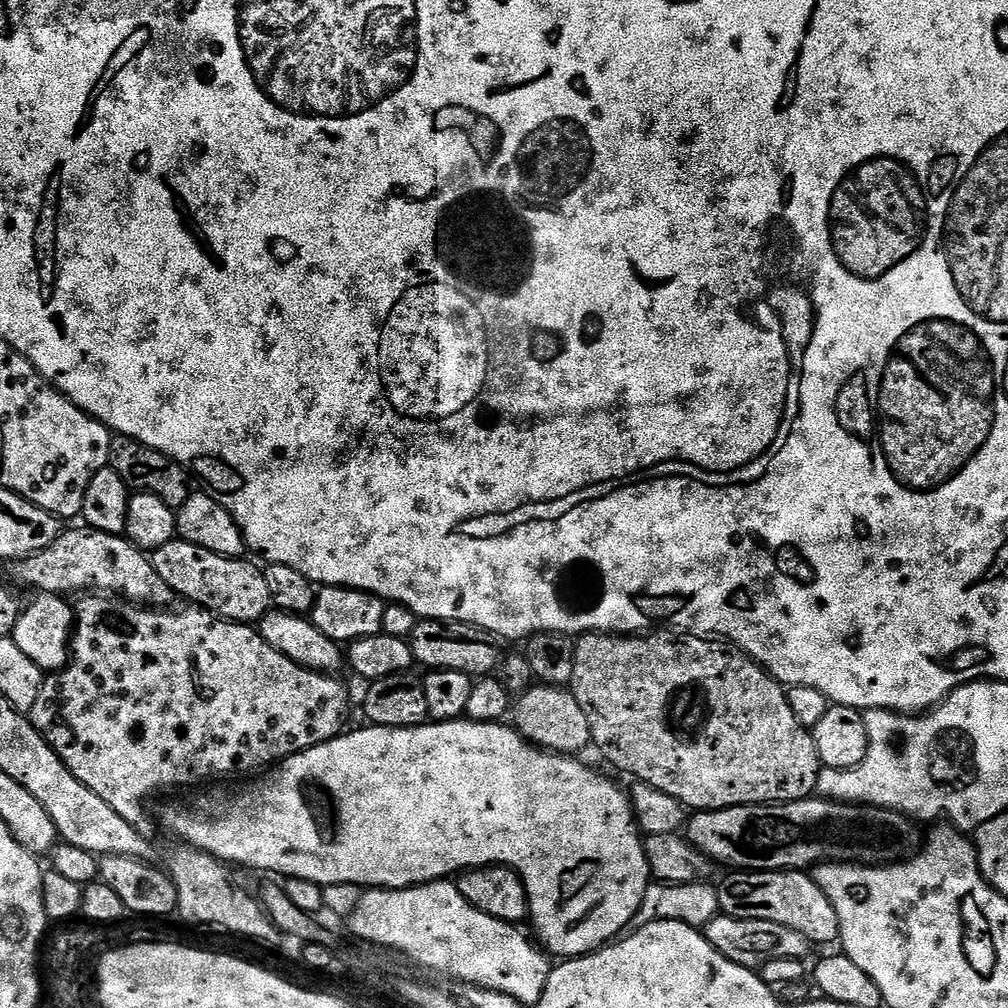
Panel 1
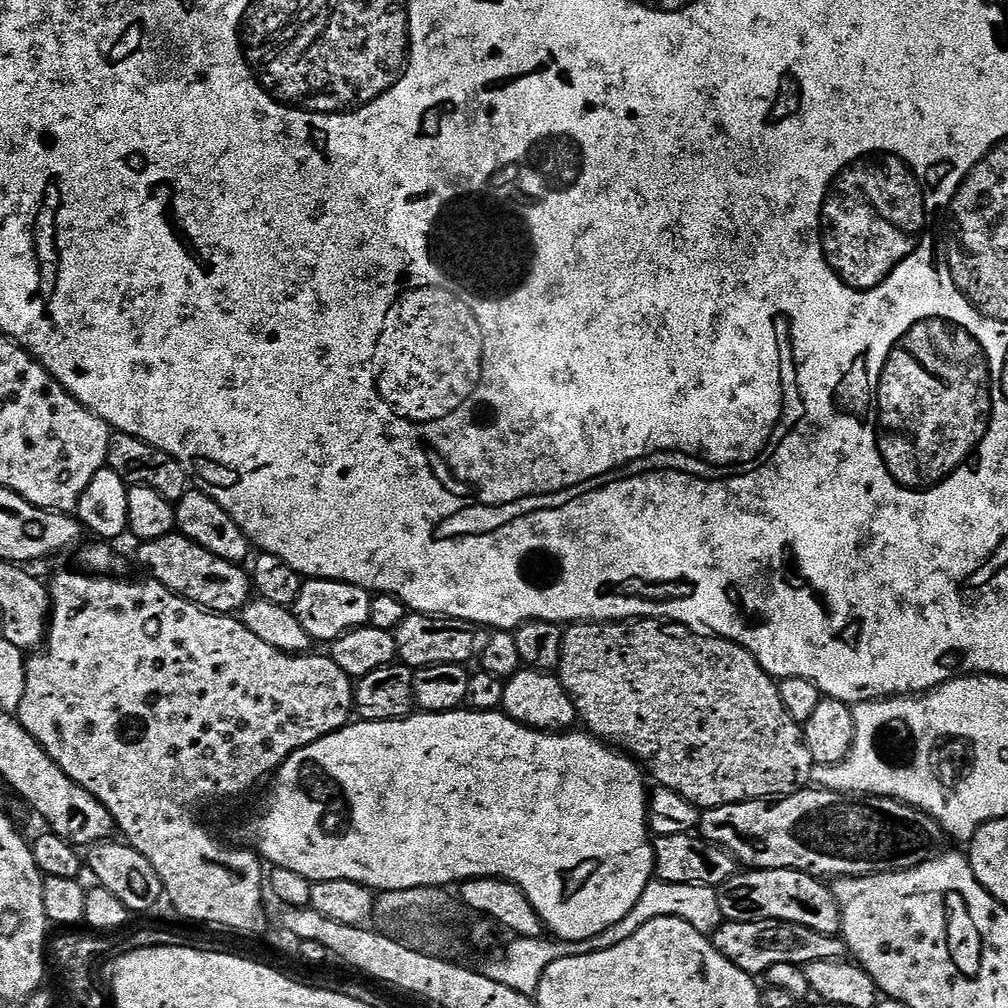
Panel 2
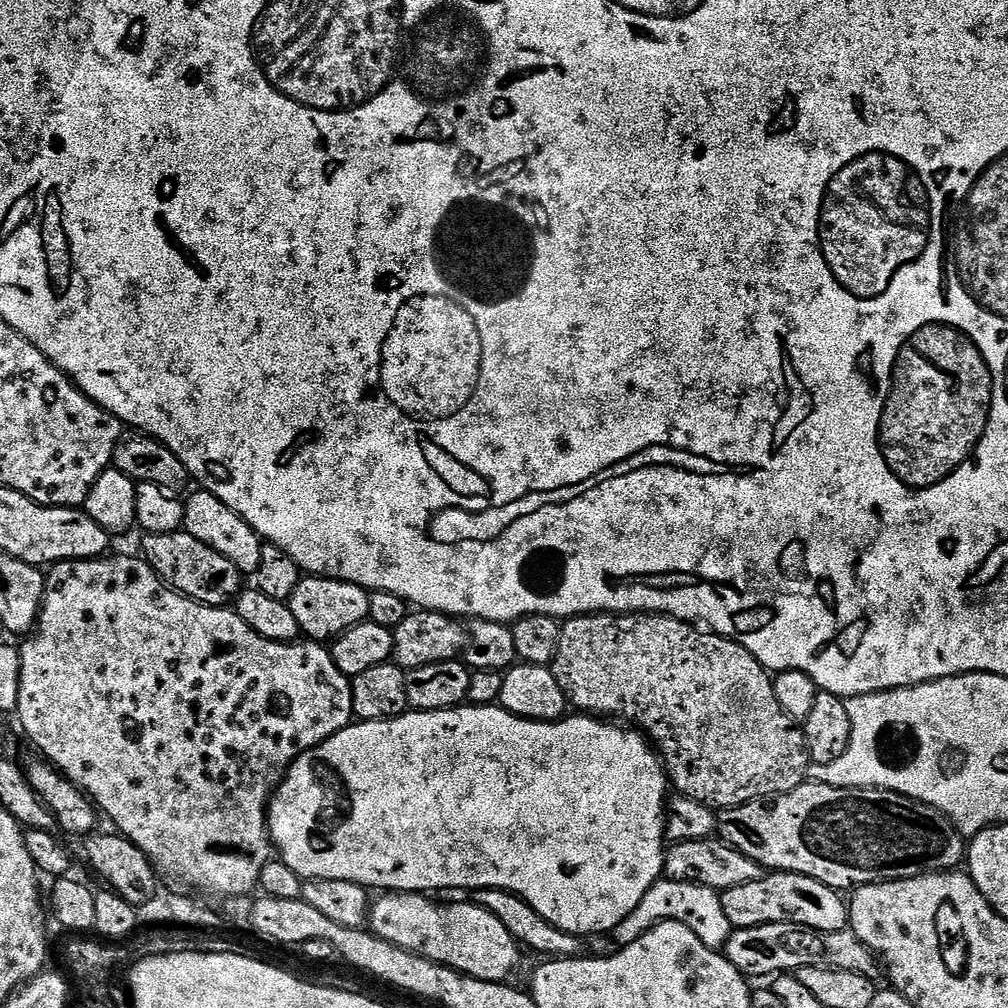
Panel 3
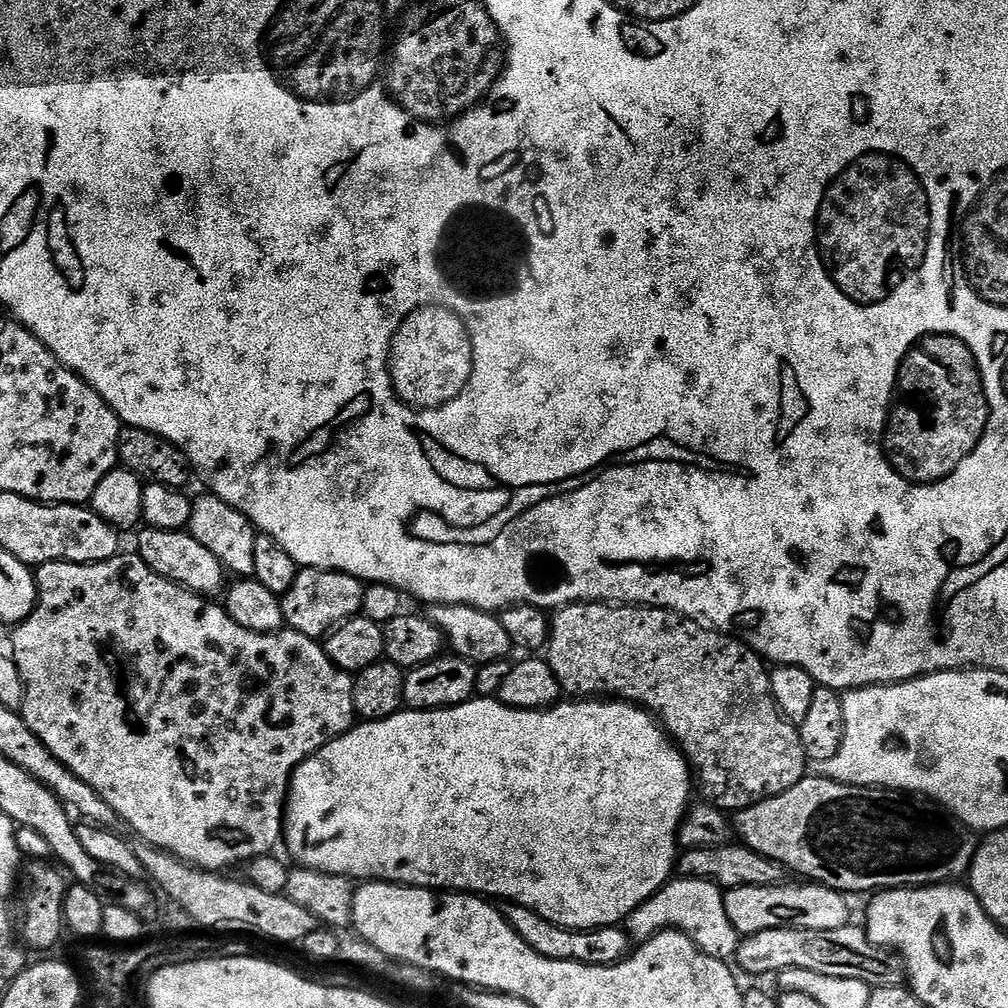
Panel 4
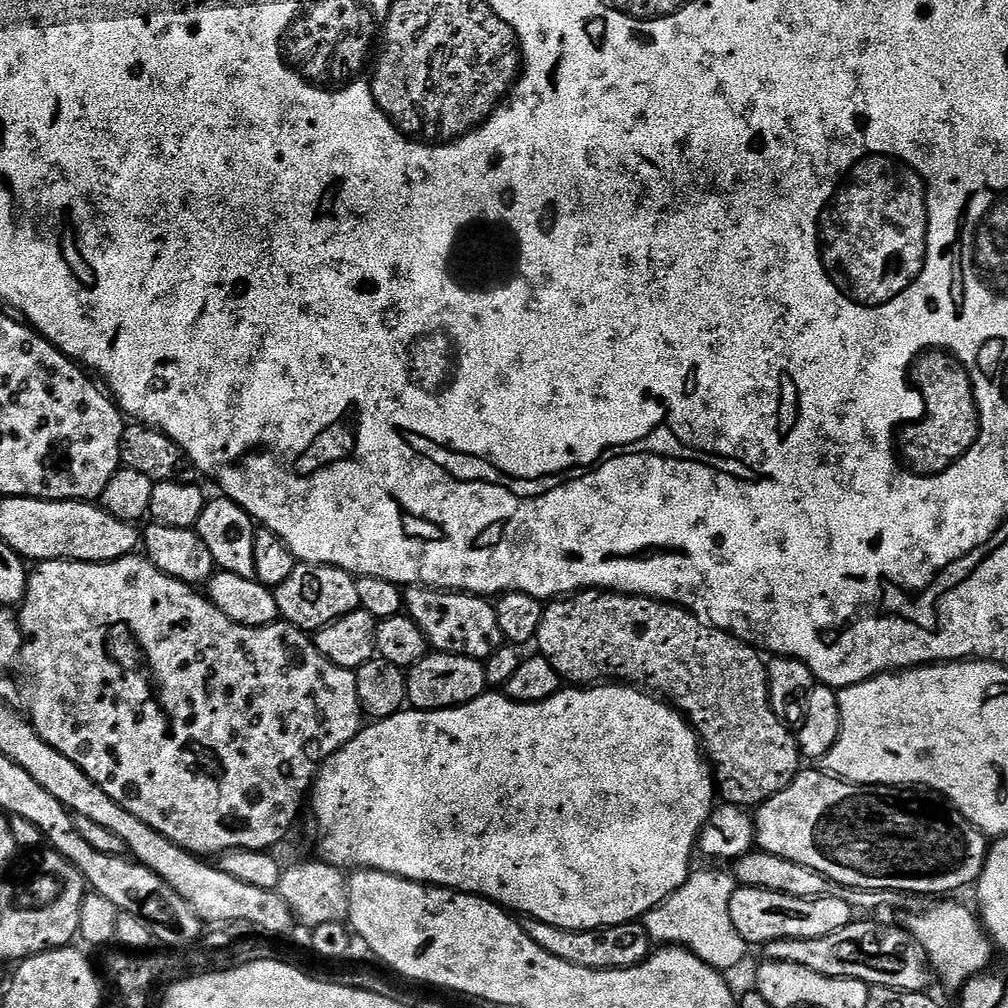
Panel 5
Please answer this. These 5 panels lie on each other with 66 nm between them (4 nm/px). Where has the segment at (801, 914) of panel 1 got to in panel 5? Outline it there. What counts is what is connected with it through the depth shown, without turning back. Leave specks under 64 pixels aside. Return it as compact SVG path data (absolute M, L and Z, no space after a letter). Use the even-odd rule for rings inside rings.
M737 887L734 898L730 898L730 919L742 934L742 938L749 946L763 946L775 940L786 938L822 938L826 934L834 934L834 930L842 930L847 924L853 923L854 910L842 898L819 896L817 900L806 898L790 898L786 894L778 894L761 888Z

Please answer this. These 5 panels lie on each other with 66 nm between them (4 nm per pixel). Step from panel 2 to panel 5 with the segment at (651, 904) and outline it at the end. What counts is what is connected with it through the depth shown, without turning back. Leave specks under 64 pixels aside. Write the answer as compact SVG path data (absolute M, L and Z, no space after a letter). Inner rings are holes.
M693 871L687 882L674 890L674 894L658 902L654 910L642 917L646 934L657 945L690 950L711 968L729 970L738 967L744 955L750 952L750 946L730 919L730 898L734 898L737 887L736 877L731 871Z

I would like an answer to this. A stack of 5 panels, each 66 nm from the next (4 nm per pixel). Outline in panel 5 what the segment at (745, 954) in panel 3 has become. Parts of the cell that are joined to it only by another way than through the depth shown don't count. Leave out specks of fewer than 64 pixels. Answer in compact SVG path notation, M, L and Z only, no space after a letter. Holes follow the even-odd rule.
M847 924L834 934L822 938L786 938L763 945L763 959L774 962L794 962L818 974L834 978L854 978L878 988L896 988L900 992L922 992L929 986L930 965L919 944L901 927L880 929L876 924Z

